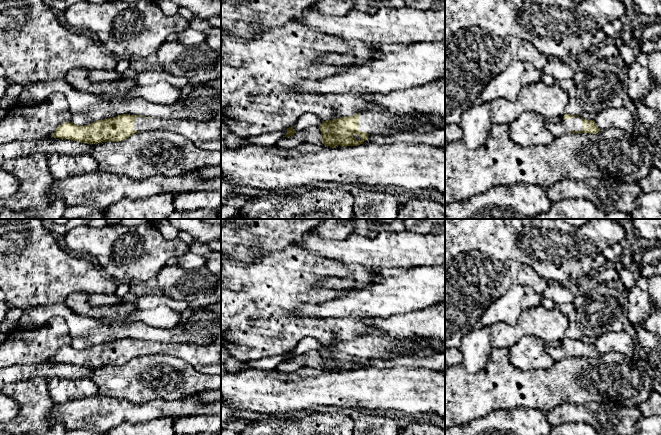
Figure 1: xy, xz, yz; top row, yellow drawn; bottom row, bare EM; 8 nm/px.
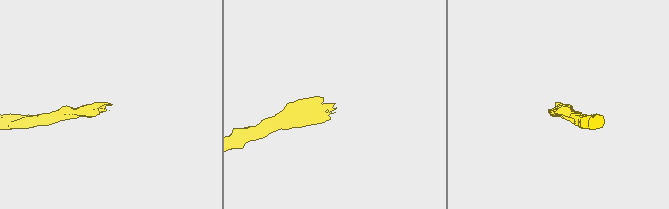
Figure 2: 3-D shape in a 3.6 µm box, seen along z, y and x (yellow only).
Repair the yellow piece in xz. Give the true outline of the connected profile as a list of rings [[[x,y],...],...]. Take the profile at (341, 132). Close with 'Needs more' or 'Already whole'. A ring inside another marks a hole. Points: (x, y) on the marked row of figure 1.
[[[445,77],[438,78],[436,80],[433,80],[430,83],[426,83],[426,84],[418,86],[418,87],[411,87],[409,89],[403,89],[403,90],[399,90],[399,91],[392,91],[392,92],[389,92],[387,94],[362,95],[362,98],[367,100],[367,101],[371,101],[371,102],[379,105],[381,107],[381,109],[378,110],[378,111],[365,110],[365,111],[363,111],[361,113],[358,113],[356,115],[353,115],[353,116],[340,117],[340,118],[333,119],[333,120],[323,121],[322,124],[319,126],[319,129],[321,131],[321,141],[325,146],[330,146],[332,148],[336,148],[337,145],[340,145],[341,147],[357,146],[357,145],[363,144],[363,142],[366,141],[367,138],[370,137],[370,136],[376,136],[376,135],[391,136],[391,135],[394,135],[394,134],[407,132],[406,131],[407,129],[412,129],[412,128],[417,127],[417,126],[419,126],[421,124],[424,124],[424,123],[430,123],[433,126],[437,127],[438,129],[445,129],[444,124],[432,123],[427,118],[428,115],[437,115],[437,116],[440,116],[442,118],[445,118]]]. Needs more

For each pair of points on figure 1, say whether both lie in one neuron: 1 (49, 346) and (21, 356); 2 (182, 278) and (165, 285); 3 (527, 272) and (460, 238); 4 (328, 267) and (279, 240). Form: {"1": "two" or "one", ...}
{"1": "one", "2": "one", "3": "two", "4": "two"}

